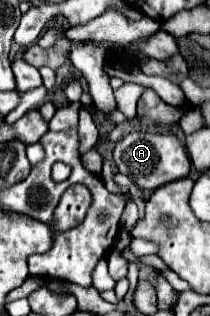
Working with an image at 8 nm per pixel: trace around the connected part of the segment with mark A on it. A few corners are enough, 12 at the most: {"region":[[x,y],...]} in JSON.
{"region":[[171,131],[129,133],[113,163],[141,189],[191,169]]}

